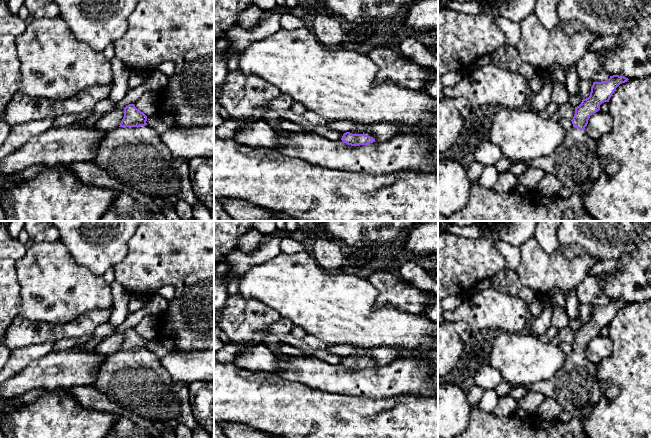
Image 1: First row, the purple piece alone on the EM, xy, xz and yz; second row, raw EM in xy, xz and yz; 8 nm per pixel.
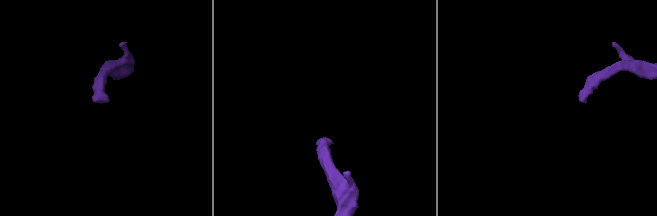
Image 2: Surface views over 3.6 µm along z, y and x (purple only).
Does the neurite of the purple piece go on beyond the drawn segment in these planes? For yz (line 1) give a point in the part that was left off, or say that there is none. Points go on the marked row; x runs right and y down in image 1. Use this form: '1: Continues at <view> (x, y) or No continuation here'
1: Continues at yz (575, 161)

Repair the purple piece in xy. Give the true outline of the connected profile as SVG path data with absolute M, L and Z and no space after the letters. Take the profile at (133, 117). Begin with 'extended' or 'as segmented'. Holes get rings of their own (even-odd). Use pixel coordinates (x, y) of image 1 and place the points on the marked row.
extended; M134 104L126 106L120 126L106 134L94 162L124 186L141 194L173 204L177 200L192 204L196 198L188 165L172 157L161 135L149 127L146 121L147 116Z

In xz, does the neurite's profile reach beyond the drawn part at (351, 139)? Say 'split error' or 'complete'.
split error

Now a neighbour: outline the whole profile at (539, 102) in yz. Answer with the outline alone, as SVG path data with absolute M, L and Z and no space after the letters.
M553 81L543 84L542 89L538 94L530 95L530 110L536 114L546 110L547 106L552 101L552 91Z

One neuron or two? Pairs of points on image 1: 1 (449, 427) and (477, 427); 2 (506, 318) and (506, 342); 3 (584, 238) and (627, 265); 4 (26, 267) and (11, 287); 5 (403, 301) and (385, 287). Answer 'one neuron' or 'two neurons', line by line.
1: two neurons
2: two neurons
3: two neurons
4: two neurons
5: one neuron

